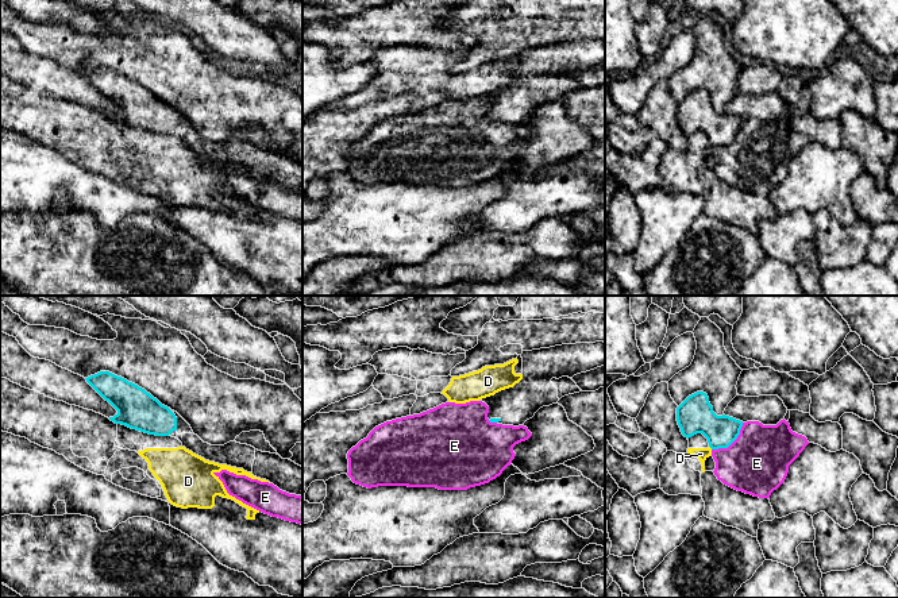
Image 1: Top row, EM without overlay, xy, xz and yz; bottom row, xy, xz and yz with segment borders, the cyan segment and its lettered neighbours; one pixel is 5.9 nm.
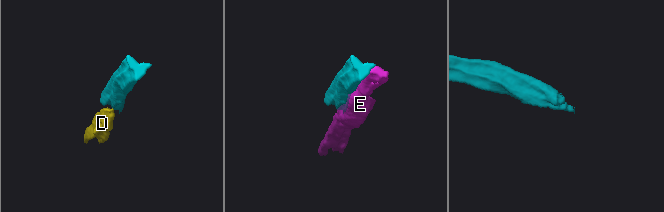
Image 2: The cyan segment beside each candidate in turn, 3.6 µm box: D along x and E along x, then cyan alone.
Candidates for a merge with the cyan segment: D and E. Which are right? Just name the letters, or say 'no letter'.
no letter

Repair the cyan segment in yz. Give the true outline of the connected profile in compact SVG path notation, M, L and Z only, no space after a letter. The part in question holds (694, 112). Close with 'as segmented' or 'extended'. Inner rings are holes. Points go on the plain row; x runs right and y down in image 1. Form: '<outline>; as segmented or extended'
M704 89L689 93L677 105L677 119L685 135L702 131L712 147L728 146L740 132L743 119L717 113Z; as segmented

